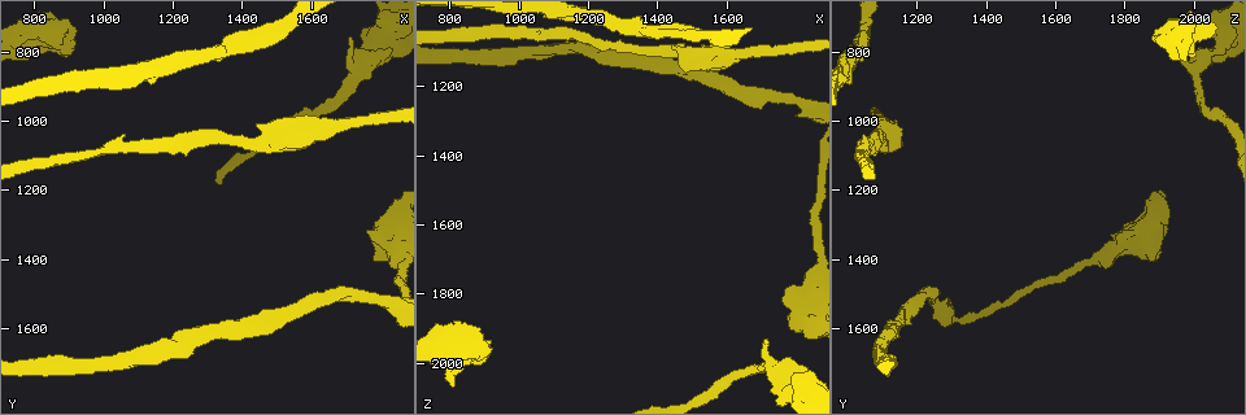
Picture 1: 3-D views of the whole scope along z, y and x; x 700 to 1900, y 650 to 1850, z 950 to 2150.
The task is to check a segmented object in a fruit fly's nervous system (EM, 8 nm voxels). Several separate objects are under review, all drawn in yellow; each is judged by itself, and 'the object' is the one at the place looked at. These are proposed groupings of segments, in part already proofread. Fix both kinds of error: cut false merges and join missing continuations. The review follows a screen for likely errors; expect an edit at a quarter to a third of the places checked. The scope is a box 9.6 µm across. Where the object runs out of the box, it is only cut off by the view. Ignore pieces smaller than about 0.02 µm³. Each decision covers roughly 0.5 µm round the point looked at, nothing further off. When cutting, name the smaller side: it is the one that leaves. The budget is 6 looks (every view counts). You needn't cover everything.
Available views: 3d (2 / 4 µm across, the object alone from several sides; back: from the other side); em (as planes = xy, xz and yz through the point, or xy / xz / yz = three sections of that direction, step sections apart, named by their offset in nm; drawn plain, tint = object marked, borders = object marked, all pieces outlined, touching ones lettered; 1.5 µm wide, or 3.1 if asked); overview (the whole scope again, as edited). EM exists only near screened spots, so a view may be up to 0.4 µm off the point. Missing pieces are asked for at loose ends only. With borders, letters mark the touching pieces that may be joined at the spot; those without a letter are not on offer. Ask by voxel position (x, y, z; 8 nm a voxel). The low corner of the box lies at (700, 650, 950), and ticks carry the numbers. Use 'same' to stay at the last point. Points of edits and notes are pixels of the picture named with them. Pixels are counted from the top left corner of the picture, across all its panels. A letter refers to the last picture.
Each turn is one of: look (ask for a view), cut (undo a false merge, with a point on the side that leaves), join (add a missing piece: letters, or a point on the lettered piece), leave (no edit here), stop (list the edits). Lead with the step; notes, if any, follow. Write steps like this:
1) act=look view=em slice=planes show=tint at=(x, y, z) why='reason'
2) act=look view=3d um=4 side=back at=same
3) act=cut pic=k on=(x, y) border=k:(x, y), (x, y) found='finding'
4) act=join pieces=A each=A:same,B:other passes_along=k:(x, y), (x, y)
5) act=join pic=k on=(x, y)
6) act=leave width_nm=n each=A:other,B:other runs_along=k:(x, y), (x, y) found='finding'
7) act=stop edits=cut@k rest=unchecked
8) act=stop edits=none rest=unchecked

act=look view=em slice=planes show=borders at=(1780, 1510, 1230) why='a narrow waist'

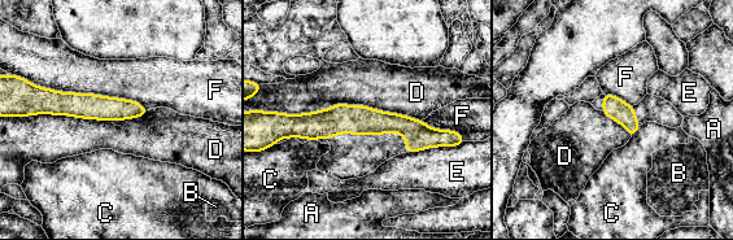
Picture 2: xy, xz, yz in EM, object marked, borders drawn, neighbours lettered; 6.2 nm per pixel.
act=leave longest_contact=D:900nm each=A:other,B:other,C:other,D:other,E:other,F:other runs_along=2:(289, 122), (397, 122), (443, 135) found='all the same neuron'

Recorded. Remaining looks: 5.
act=look view=em slice=planes show=borders at=(1660, 1010, 1100)

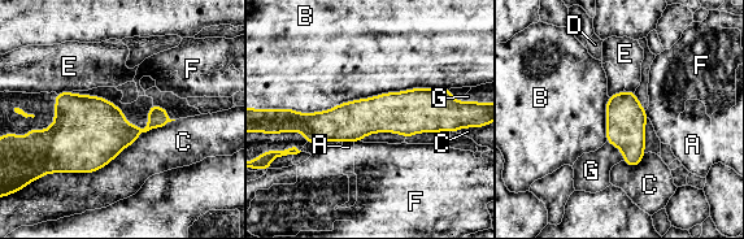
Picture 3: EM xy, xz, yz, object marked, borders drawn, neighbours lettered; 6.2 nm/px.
act=leave width_nm=240 each=A:other,B:other,C:other,D:other,E:other,F:other,G:other found='continuous, no second neuron'

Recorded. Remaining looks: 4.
act=look view=3d um=2 at=(1710, 760, 1930)

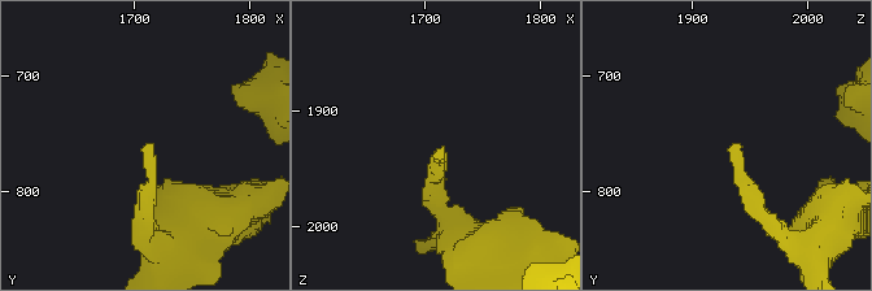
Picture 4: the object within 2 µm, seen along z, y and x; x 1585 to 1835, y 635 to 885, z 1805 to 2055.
act=look view=em slice=planes show=borders at=(1718, 762, 1930) why='need the tissue'

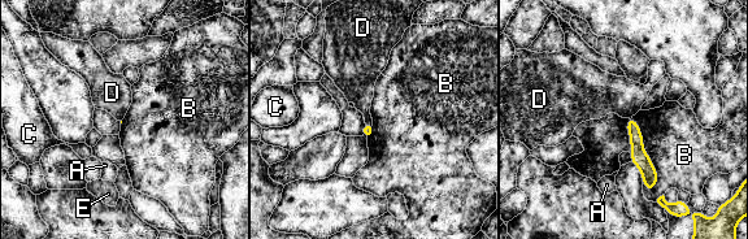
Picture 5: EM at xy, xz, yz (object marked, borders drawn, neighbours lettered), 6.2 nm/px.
act=leave longest_contact=B:480nm each=A:other,B:other,C:other,D:other,E:other found='no lettered piece goes on from it'

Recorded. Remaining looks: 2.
act=stop edits=none rest=unchecked

